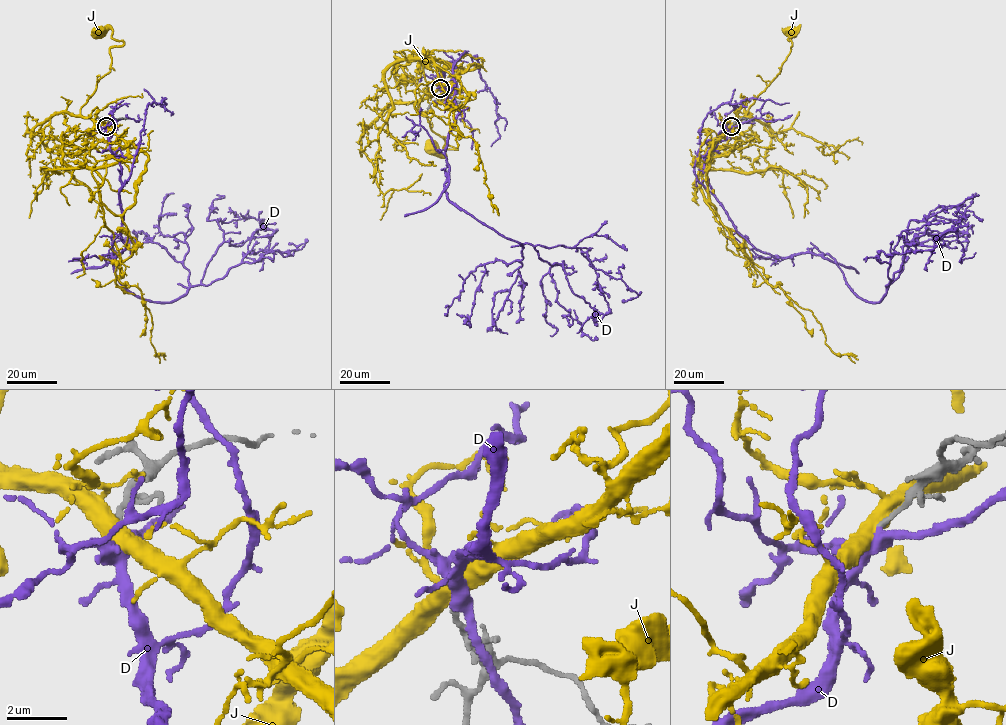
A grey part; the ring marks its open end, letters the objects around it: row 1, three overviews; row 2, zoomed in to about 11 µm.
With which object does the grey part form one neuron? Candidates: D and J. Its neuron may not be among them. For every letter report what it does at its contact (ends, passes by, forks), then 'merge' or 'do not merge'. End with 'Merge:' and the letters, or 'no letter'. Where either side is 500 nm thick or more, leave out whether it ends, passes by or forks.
D: it passes by; merge
J: it forks; do not merge
Merge: D

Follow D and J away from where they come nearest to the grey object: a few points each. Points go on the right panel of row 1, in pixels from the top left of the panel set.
D: (731, 126), (705, 174), (755, 248), (829, 254), (878, 302), (906, 242), (955, 228), (960, 261), (975, 252)
J: (731, 126), (742, 118), (780, 71), (792, 44), (788, 39), (799, 29), (790, 30)

